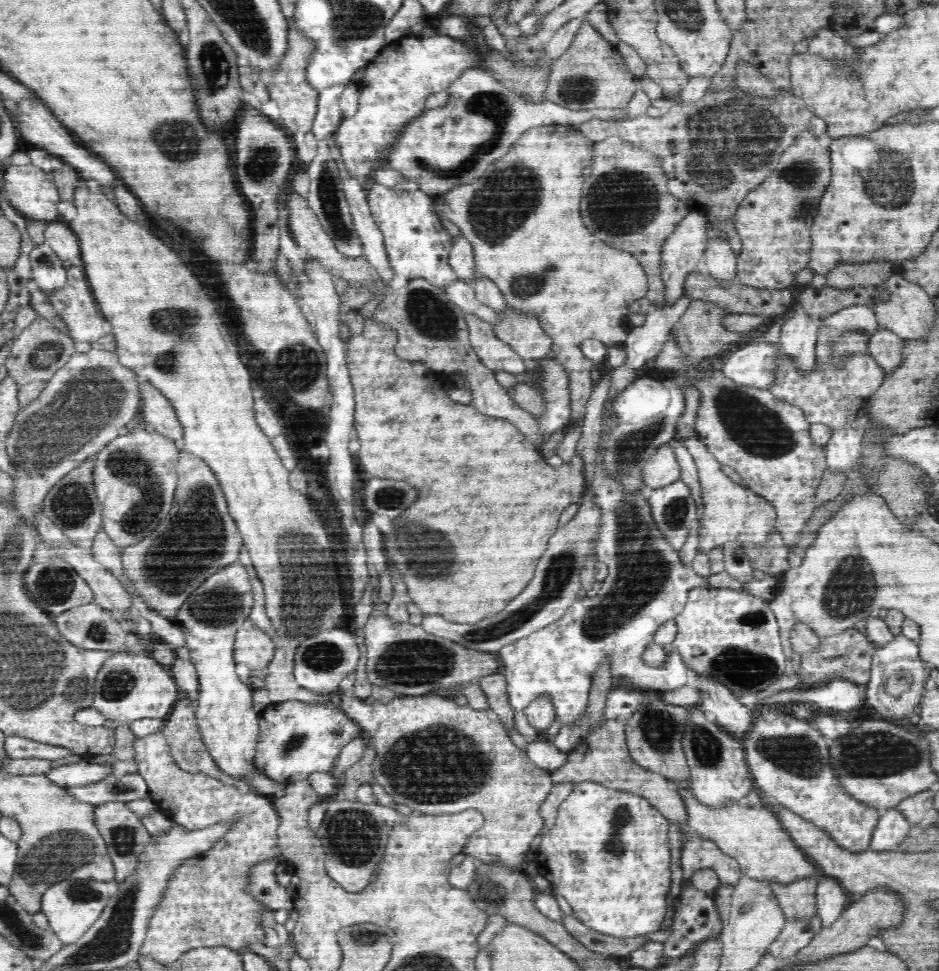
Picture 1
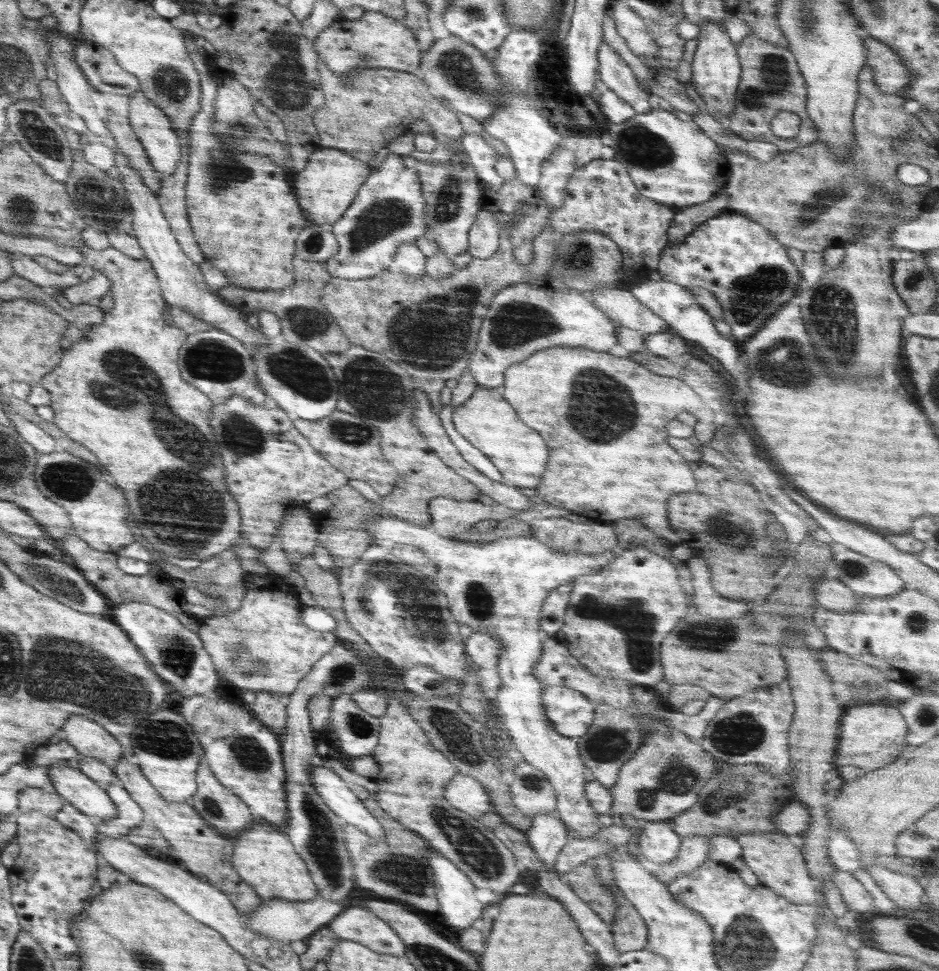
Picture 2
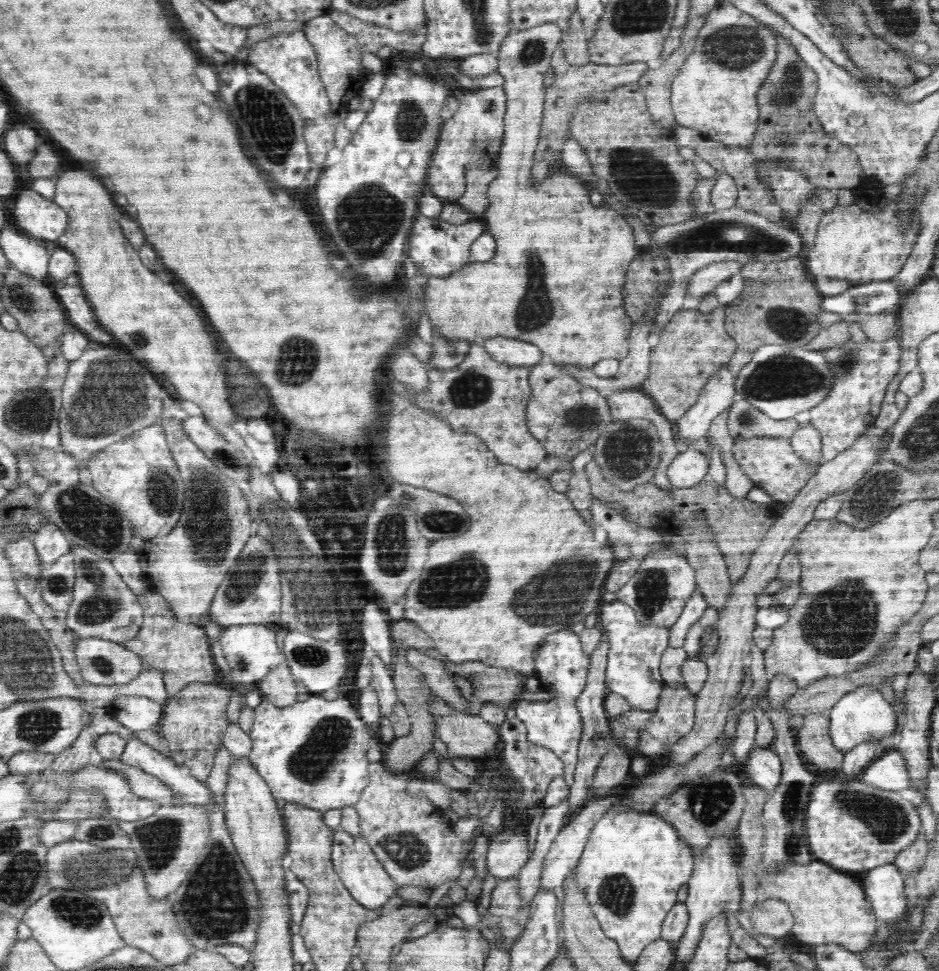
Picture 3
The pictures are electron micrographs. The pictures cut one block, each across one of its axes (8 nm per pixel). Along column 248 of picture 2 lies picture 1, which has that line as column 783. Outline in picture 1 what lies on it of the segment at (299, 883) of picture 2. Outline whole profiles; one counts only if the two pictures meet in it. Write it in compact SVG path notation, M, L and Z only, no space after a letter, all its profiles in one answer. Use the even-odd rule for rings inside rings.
M690 787L680 788L678 792L686 805L690 830L704 838L709 838L724 854L736 859L743 876L780 885L788 885L803 879L822 878L819 869L784 830L772 808L754 810L739 805L739 802L728 802L722 808L710 808L695 799Z

